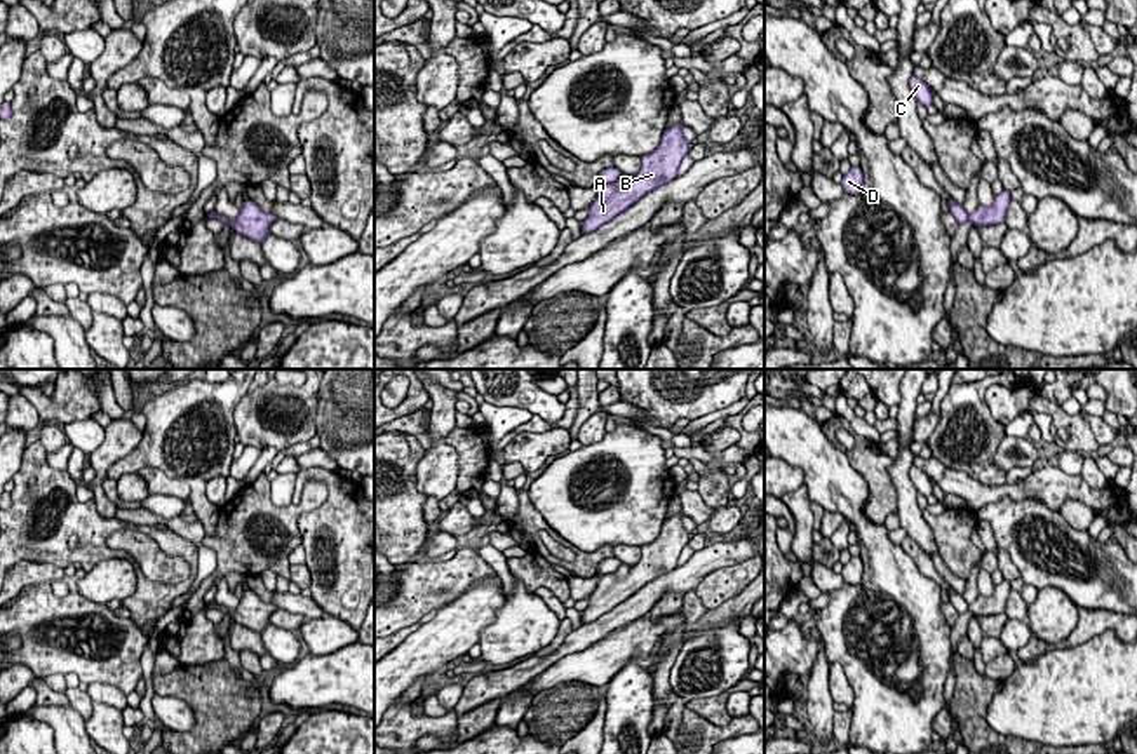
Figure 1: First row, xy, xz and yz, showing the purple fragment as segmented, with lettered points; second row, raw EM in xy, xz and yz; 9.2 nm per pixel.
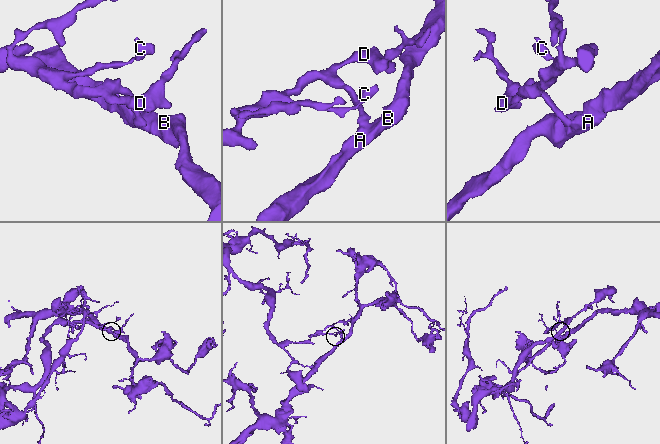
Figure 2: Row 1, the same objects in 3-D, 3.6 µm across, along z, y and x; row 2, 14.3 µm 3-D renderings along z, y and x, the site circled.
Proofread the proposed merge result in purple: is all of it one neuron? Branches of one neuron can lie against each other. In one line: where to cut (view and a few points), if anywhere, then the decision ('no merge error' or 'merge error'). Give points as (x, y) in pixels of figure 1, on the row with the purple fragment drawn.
xz (612, 181), (601, 187) | merge error

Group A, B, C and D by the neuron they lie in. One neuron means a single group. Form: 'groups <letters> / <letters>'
groups A B / C D

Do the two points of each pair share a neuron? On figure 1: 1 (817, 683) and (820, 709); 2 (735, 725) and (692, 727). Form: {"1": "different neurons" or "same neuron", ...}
{"1": "same neuron", "2": "same neuron"}

